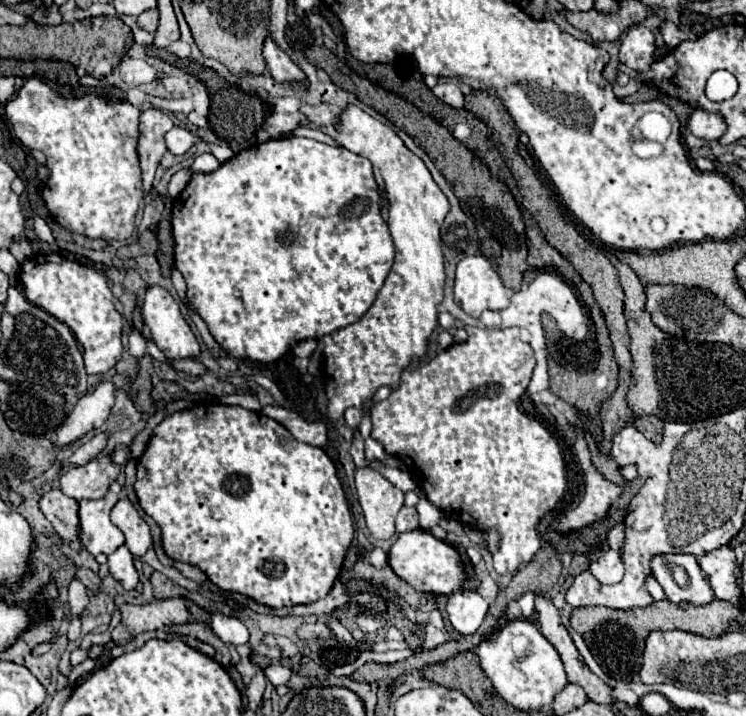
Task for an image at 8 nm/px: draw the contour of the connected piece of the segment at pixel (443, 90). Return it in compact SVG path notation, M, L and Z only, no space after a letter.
M437 83L433 87L433 93L447 105L451 105L453 109L461 109L465 103L465 97L461 93L461 89L455 83Z

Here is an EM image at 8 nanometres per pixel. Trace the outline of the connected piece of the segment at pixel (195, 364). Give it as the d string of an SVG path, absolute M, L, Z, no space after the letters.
M169 359L169 363L171 363L175 369L187 371L187 373L191 373L191 375L203 375L203 373L207 373L207 367L205 367L201 361L195 361L195 359L181 359L181 361Z

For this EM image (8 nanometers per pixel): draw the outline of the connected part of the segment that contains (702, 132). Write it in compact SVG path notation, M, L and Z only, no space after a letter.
M695 109L689 117L689 127L693 135L703 139L721 139L727 131L727 123L721 113L709 113L703 109Z

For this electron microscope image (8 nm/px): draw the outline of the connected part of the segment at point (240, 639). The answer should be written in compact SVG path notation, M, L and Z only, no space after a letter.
M213 613L211 629L217 633L221 641L231 645L243 645L249 641L249 631L237 617L225 617L221 613Z

